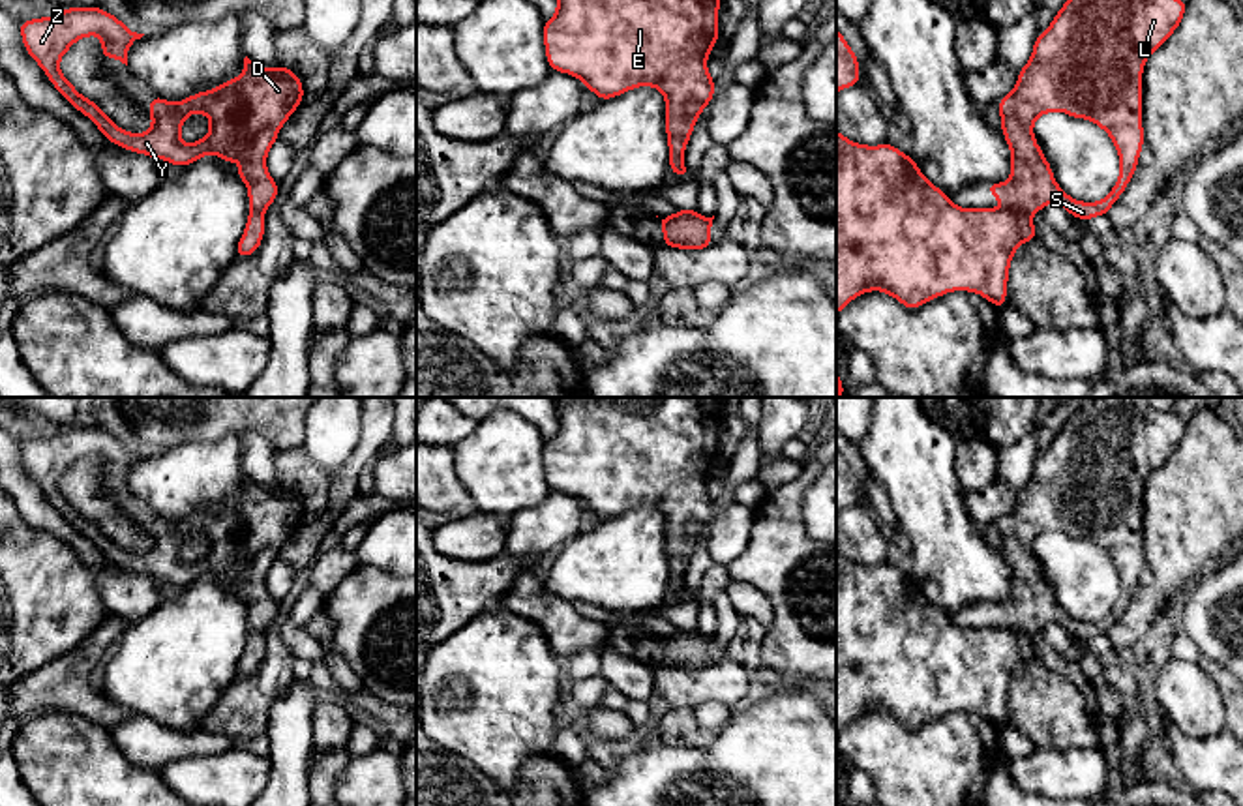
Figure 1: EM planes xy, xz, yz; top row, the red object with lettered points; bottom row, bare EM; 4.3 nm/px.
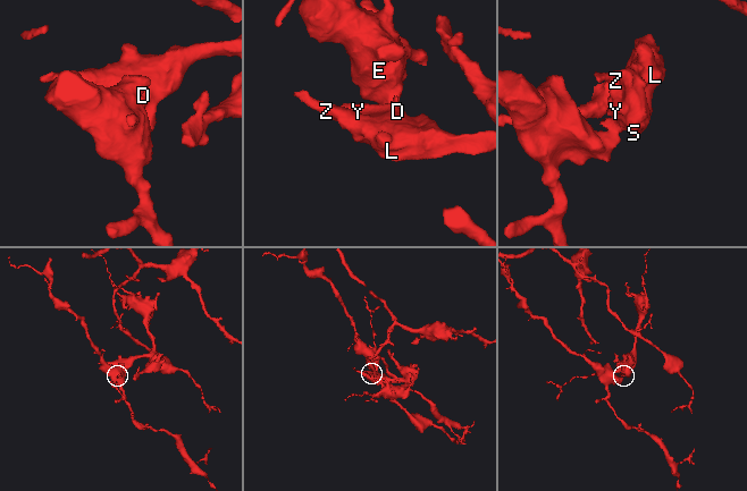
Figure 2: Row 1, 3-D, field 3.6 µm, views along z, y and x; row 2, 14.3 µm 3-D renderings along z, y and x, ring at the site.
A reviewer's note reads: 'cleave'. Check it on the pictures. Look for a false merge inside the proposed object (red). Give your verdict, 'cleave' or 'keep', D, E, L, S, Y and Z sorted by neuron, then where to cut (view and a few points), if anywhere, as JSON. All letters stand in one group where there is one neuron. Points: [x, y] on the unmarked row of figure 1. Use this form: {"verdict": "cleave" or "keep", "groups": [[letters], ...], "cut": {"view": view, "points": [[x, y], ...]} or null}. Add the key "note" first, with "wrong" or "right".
{"note": "right", "verdict": "cleave", "groups": [["D", "L", "S", "Y", "Z"], ["E"]], "cut": {"view": "yz", "points": [[1011, 626], [1030, 636]]}}

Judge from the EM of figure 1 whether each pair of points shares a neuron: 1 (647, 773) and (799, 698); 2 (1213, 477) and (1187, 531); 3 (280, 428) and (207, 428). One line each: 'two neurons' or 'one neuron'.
1: one neuron
2: one neuron
3: one neuron

